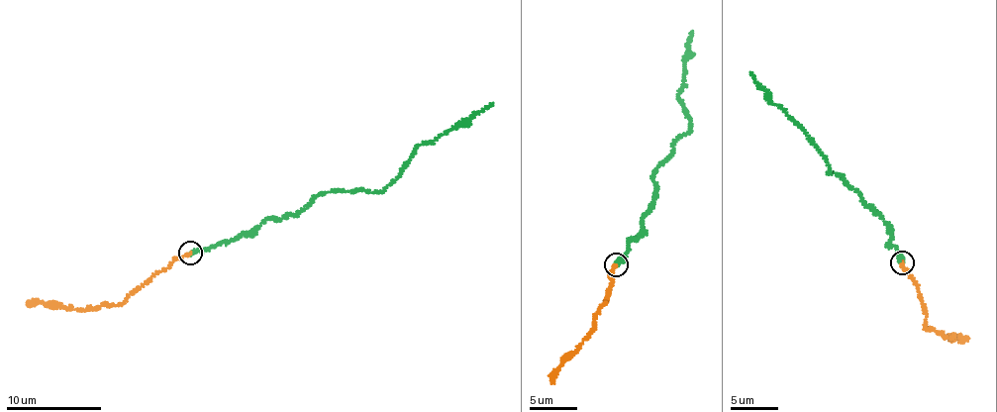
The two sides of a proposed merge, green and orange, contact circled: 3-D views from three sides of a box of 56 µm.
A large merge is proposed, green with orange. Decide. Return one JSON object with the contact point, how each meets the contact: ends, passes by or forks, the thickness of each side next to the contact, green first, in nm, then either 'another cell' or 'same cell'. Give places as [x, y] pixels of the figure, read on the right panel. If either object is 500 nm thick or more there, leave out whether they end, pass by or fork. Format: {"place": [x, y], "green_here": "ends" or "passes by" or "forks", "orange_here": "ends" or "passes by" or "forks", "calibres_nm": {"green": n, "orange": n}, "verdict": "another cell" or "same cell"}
{"place": [902, 262], "green_here": "ends", "orange_here": "ends", "calibres_nm": {"green": 380, "orange": 190}, "verdict": "same cell"}

